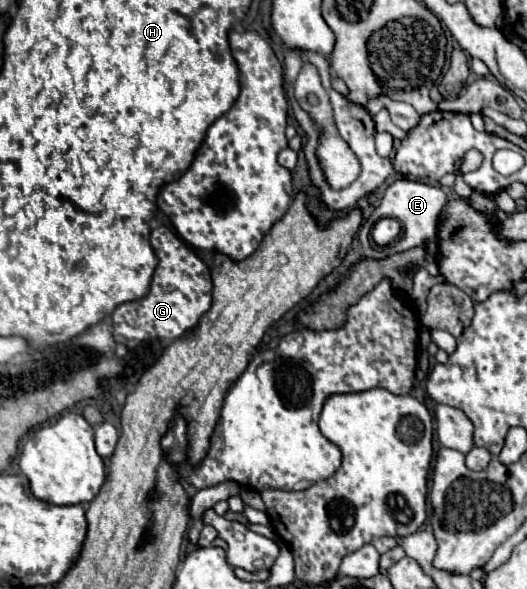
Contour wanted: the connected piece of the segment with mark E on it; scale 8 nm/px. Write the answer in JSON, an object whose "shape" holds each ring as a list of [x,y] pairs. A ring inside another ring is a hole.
{"shape":[[[400,178],[396,180],[392,186],[388,186],[388,190],[384,192],[384,198],[380,202],[380,206],[370,214],[370,218],[364,222],[364,226],[360,226],[360,240],[362,240],[362,256],[368,258],[386,258],[390,254],[414,248],[424,244],[426,240],[436,240],[436,224],[438,224],[438,214],[442,212],[446,204],[446,194],[442,188],[438,186],[430,186],[418,180],[408,180],[408,178]],[[378,218],[396,218],[398,222],[402,222],[402,234],[398,240],[394,240],[388,246],[374,246],[370,244],[370,230],[372,226],[378,222]]]}

